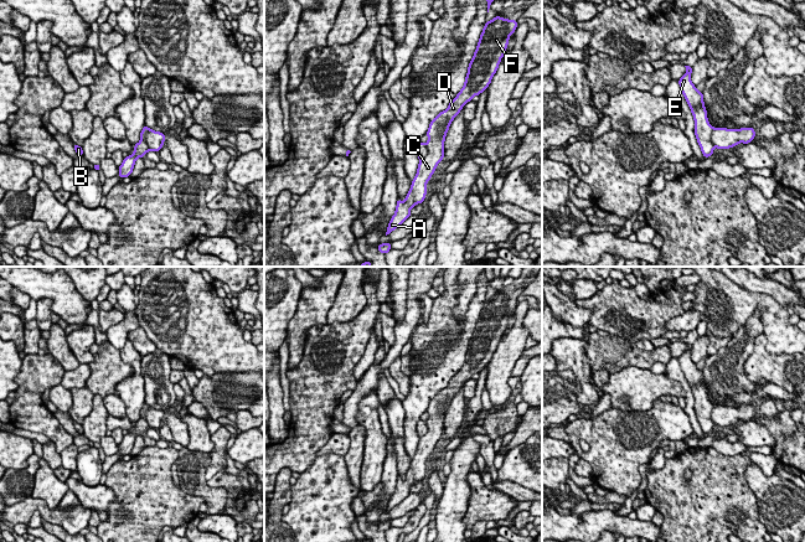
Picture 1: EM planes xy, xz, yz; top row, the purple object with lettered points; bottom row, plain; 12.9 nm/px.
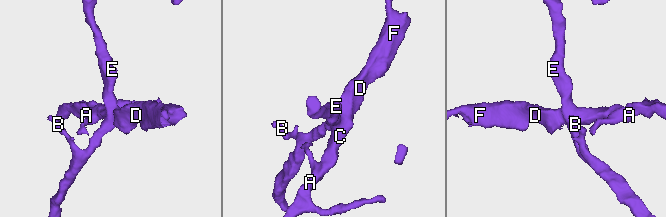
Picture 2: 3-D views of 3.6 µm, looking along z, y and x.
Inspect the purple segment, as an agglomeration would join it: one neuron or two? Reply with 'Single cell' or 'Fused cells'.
Fused cells

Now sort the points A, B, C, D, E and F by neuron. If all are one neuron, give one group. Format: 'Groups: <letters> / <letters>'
Groups: A C D F / B E

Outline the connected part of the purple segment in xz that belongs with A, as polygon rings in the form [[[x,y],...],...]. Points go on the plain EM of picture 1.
[[[500,294],[485,300],[475,331],[469,341],[464,365],[449,381],[448,386],[430,399],[427,409],[428,420],[425,422],[428,432],[419,438],[418,448],[406,479],[397,478],[396,490],[388,501],[386,513],[411,494],[412,485],[417,481],[423,481],[427,473],[427,460],[444,435],[444,418],[450,401],[465,381],[470,380],[474,373],[480,373],[489,365],[505,332],[509,316],[516,309],[516,305],[516,298]]]

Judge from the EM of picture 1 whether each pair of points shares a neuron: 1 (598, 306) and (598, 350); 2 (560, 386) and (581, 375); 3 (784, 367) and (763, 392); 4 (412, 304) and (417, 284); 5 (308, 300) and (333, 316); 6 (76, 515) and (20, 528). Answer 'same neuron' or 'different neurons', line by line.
1: different neurons
2: different neurons
3: different neurons
4: same neuron
5: different neurons
6: different neurons

